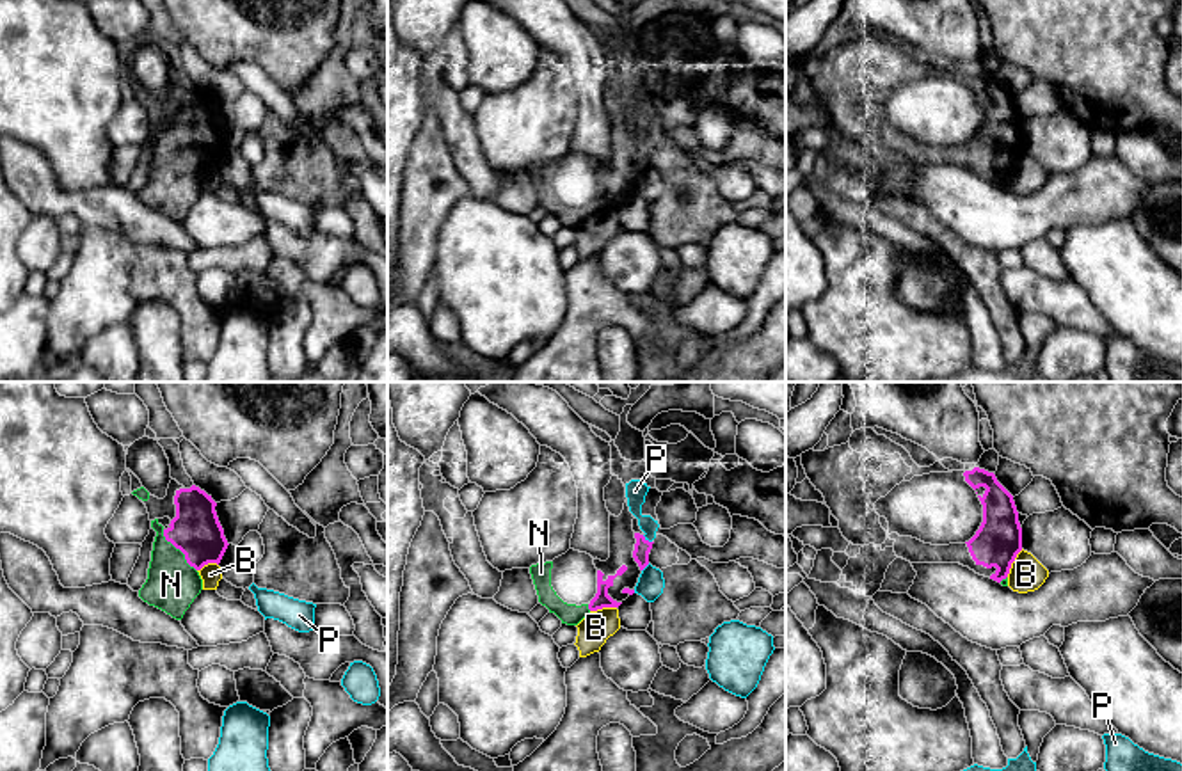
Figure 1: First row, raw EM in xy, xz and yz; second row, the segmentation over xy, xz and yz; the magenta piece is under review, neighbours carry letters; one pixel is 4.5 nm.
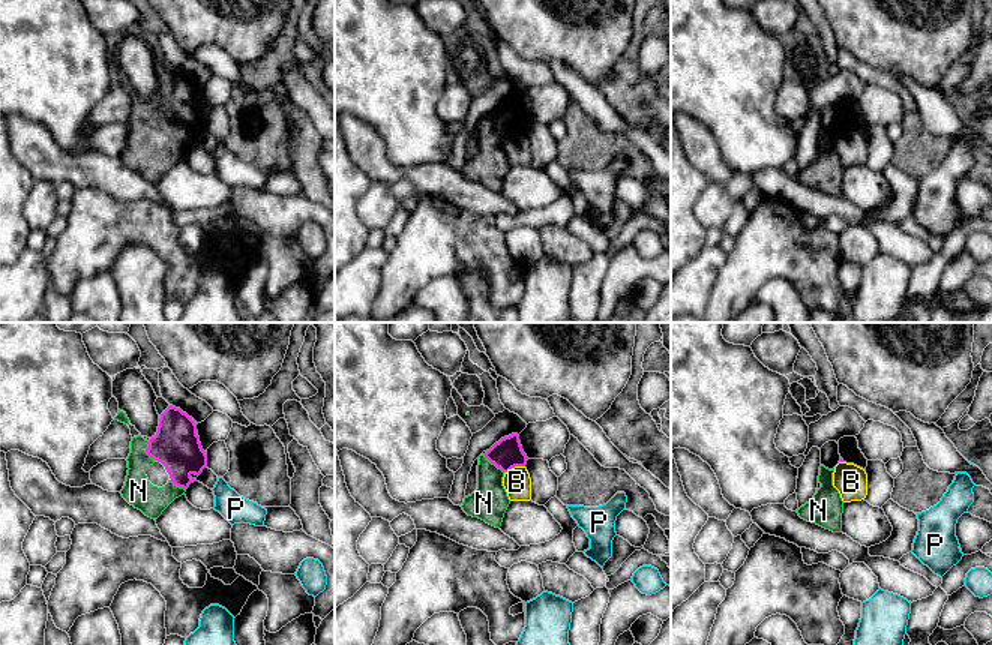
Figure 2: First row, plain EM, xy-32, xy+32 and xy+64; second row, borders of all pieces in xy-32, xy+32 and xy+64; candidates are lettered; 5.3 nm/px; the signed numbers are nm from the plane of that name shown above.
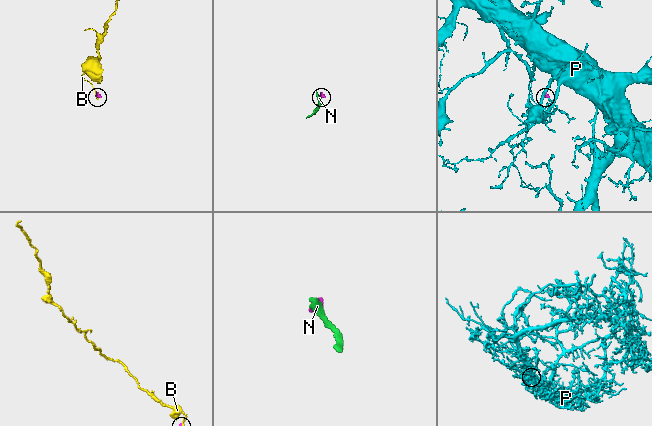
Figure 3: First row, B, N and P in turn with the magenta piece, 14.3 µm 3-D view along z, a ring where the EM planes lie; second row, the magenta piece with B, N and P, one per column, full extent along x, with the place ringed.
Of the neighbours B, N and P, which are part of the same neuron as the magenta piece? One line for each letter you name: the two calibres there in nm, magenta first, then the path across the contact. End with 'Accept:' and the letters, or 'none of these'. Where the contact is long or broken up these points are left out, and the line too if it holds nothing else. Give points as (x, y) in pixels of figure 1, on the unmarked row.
N: 220/240 nm | across xy (196, 134), (178, 150), (171, 187)
Accept: N

